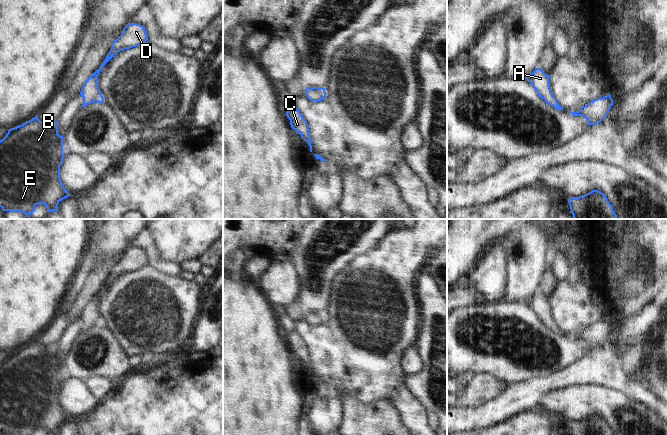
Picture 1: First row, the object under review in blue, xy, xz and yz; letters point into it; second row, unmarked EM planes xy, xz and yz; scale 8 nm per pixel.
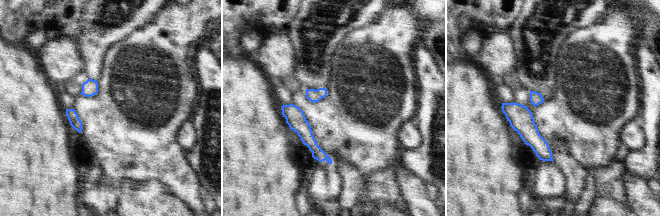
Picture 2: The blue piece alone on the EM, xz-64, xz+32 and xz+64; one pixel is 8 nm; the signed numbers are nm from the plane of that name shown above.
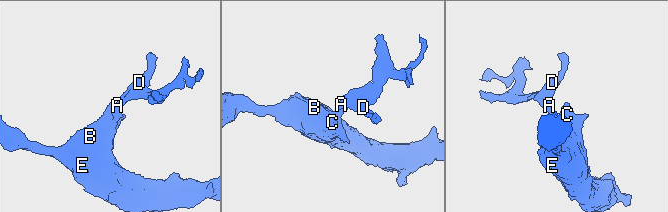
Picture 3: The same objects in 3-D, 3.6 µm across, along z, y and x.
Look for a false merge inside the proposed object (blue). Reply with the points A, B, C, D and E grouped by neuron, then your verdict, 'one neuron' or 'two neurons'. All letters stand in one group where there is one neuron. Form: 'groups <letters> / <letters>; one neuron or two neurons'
groups A B C D E; one neuron

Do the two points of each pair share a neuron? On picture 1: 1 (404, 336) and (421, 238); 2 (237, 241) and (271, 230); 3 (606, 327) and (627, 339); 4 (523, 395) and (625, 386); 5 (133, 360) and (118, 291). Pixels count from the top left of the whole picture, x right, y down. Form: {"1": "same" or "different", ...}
{"1": "same", "2": "same", "3": "different", "4": "same", "5": "different"}

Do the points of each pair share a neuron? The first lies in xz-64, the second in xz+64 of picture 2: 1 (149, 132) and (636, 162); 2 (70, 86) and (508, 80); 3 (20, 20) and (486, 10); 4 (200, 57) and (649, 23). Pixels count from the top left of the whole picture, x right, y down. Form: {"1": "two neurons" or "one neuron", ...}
{"1": "two neurons", "2": "one neuron", "3": "one neuron", "4": "two neurons"}

